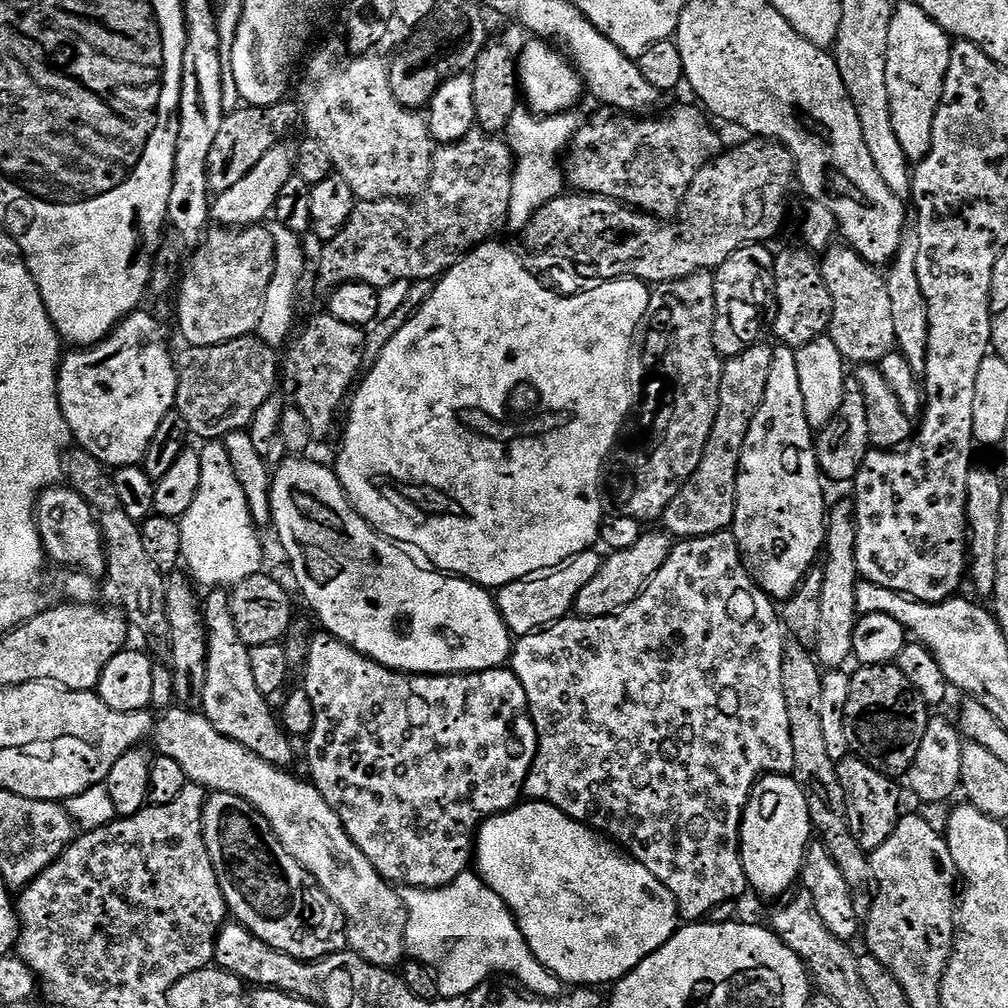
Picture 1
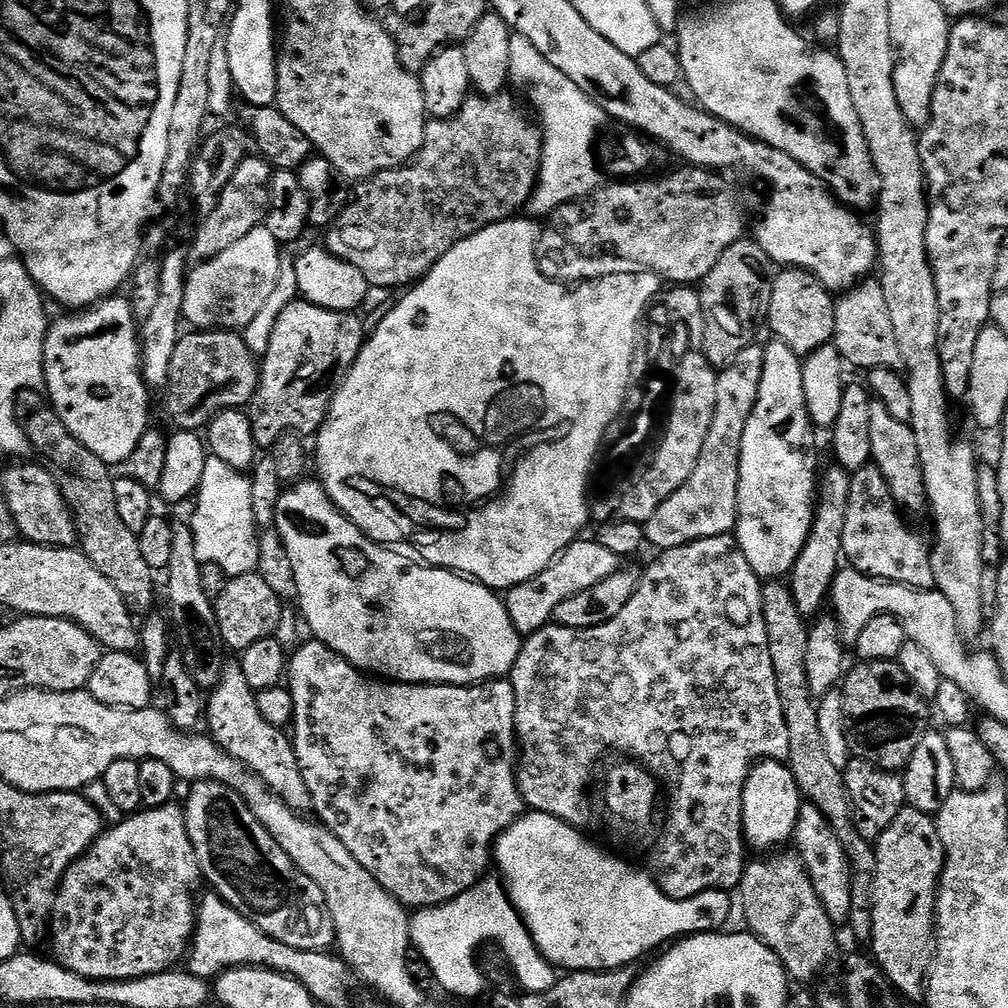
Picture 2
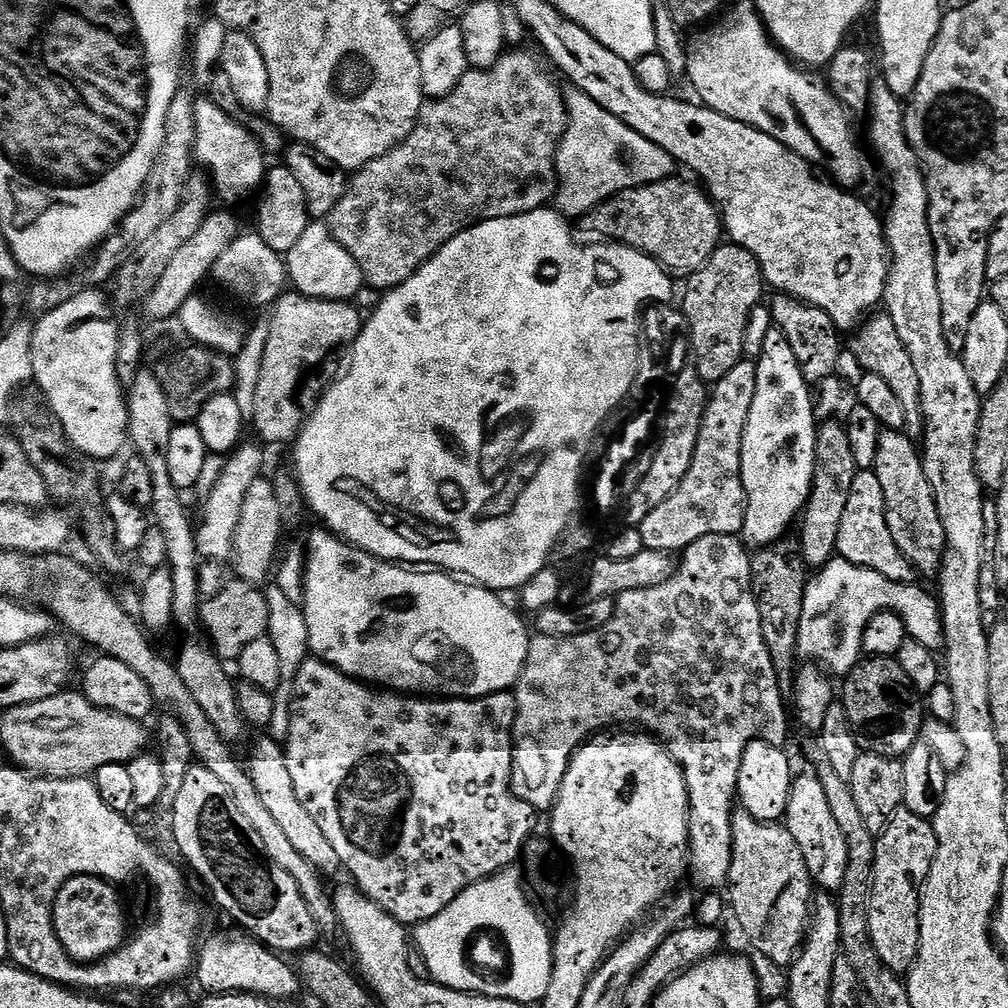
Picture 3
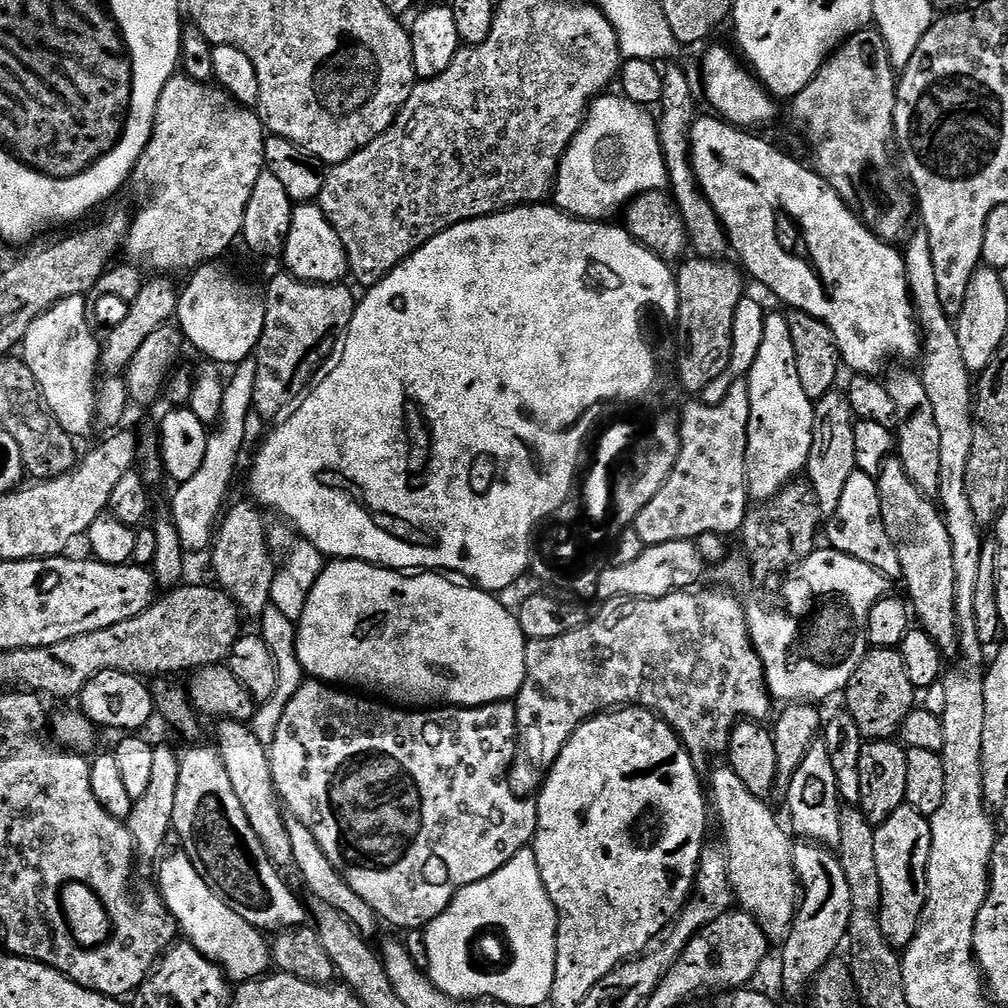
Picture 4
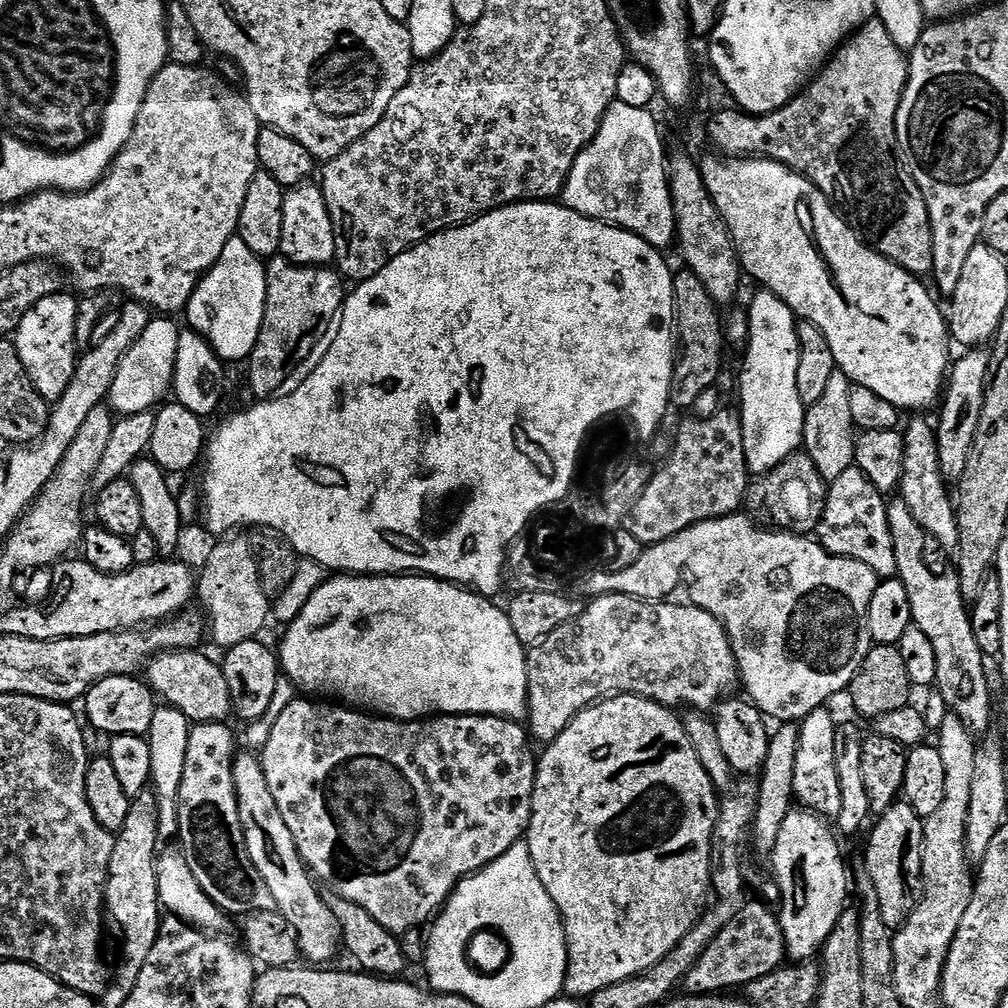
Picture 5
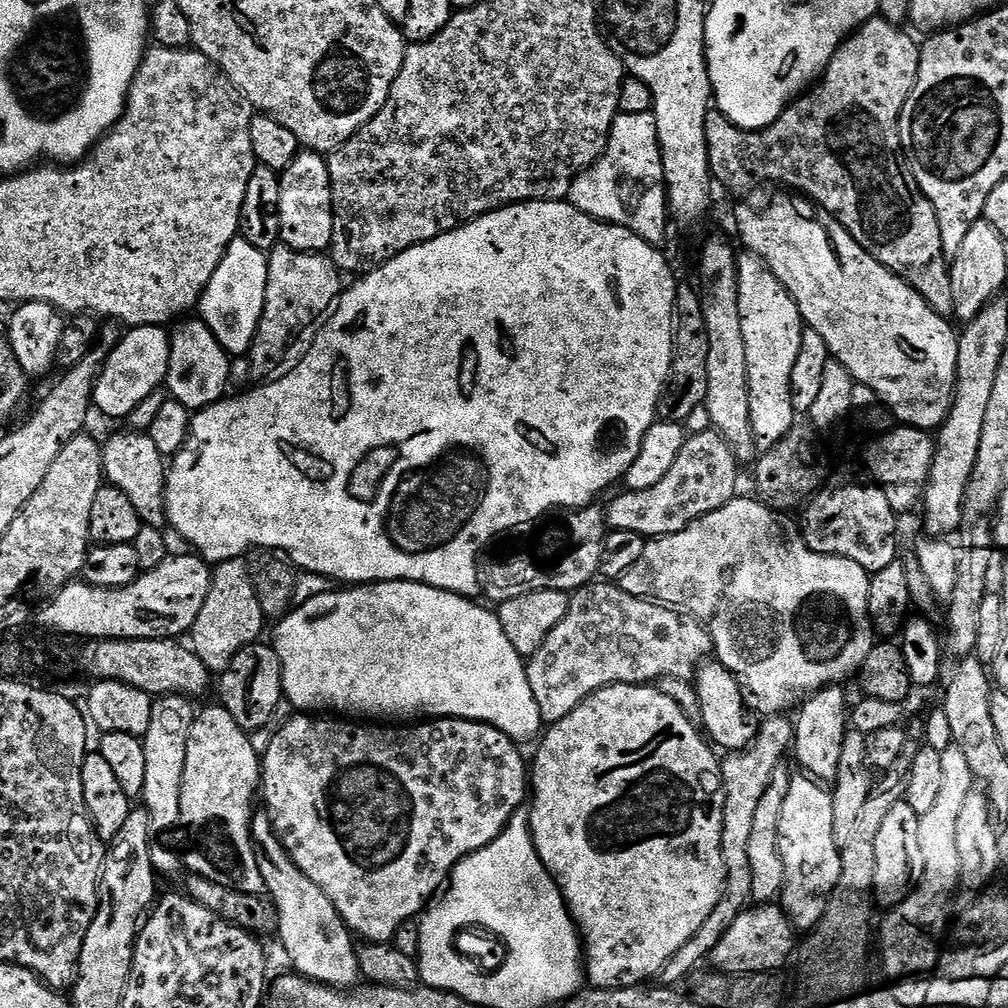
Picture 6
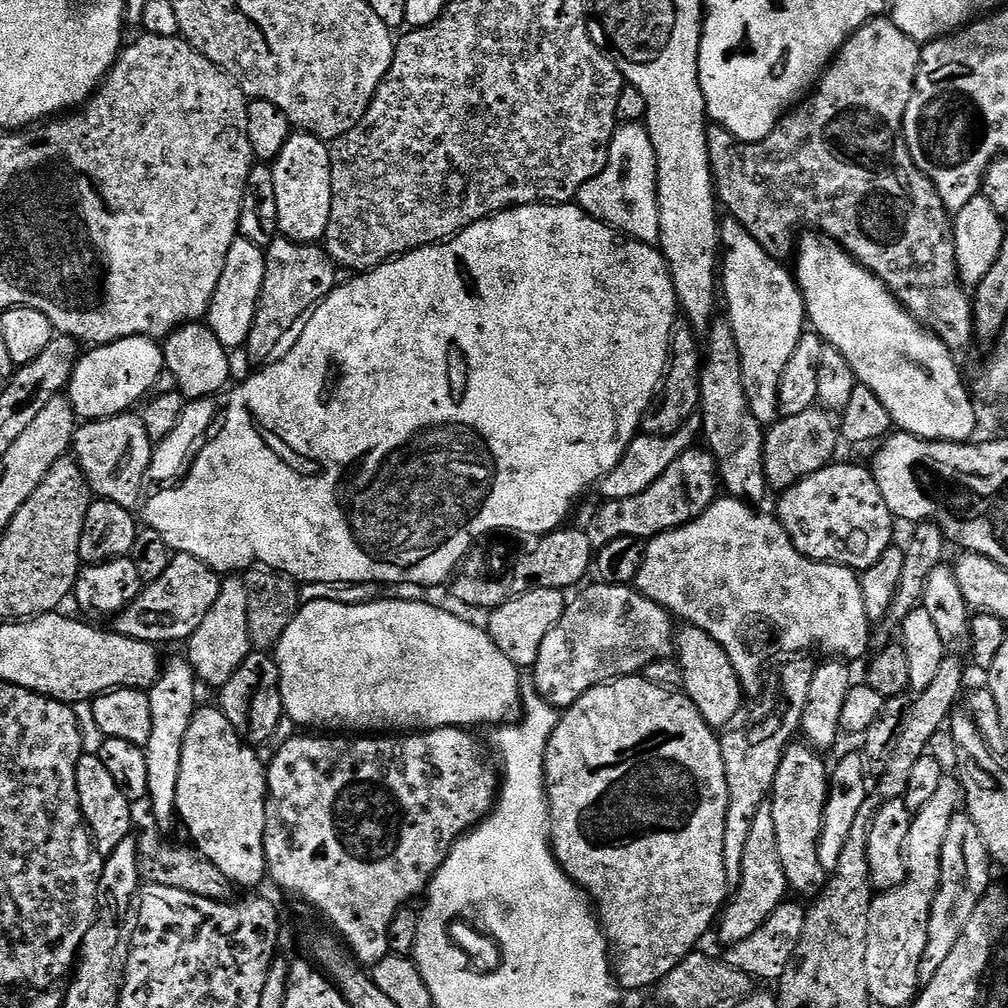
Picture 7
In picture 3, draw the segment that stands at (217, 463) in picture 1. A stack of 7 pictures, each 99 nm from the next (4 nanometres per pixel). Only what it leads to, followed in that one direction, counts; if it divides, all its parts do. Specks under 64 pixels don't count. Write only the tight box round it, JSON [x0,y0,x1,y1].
[196,443,265,562]

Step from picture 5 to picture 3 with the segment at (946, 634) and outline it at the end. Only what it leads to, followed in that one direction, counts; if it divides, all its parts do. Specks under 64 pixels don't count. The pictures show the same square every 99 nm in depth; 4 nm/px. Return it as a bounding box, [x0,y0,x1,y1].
[874,430,946,577]

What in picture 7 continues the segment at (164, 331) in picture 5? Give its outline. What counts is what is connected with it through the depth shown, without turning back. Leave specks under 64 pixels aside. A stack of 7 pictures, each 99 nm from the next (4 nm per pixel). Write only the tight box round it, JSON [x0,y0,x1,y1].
[66,337,164,421]

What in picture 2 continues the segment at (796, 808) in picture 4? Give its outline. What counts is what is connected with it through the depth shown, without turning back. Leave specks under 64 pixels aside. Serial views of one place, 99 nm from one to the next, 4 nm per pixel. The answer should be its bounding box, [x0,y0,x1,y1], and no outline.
[795,803,852,925]

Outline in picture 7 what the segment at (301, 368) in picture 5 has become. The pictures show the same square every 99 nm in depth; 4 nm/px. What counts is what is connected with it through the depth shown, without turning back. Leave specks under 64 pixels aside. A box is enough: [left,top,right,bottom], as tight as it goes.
[246,238,338,366]

